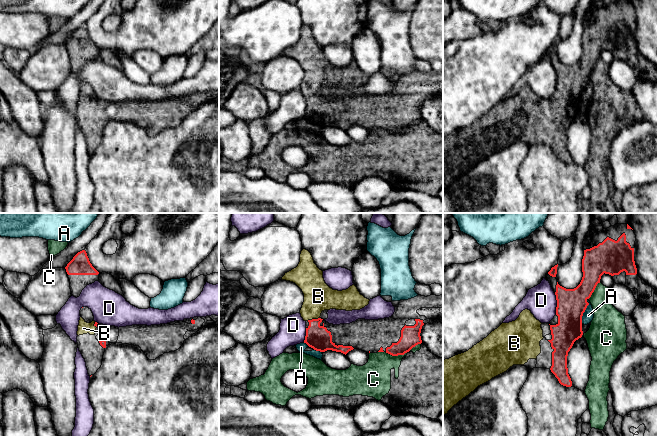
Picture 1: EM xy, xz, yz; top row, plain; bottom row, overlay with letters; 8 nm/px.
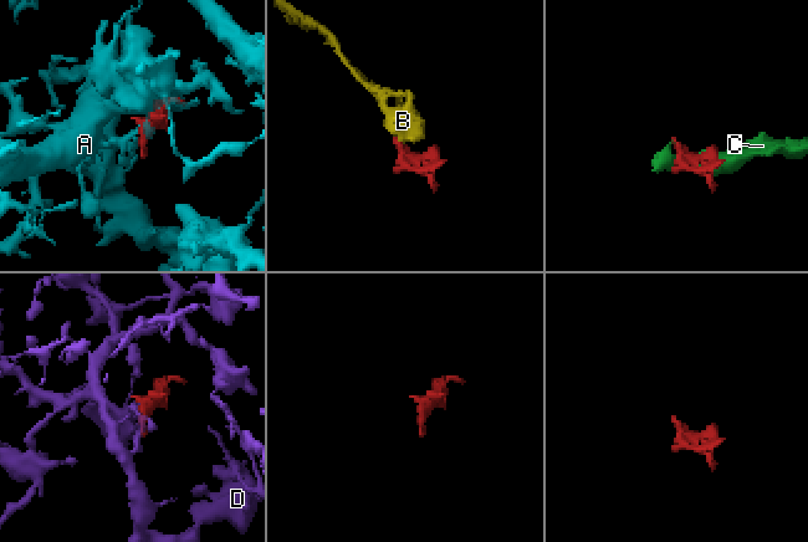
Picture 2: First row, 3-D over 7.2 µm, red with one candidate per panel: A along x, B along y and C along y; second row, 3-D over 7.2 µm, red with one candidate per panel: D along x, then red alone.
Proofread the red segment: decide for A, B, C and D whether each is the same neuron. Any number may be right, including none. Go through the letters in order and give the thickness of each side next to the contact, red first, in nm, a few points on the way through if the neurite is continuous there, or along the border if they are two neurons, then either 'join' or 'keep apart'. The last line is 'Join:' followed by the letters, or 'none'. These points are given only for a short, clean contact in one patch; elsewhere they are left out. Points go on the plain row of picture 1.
A: calibres 240 and 90 nm; keep apart
B: calibres 190 and 240 nm; way xz (317, 113), (314, 108), (313, 95), (313, 80), (318, 72); join
C: calibres 160 and 260 nm; keep apart
D: calibres 240 and 240 nm; keep apart
Join: B

